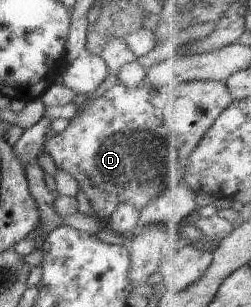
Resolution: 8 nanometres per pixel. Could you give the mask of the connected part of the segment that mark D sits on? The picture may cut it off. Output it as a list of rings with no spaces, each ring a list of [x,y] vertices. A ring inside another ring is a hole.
[[[112,81],[101,96],[77,106],[79,110],[69,119],[67,127],[45,140],[38,156],[41,152],[48,154],[56,169],[60,168],[76,180],[99,219],[106,221],[119,203],[134,205],[140,212],[164,187],[178,186],[184,182],[191,167],[192,155],[205,134],[217,122],[217,118],[233,102],[225,81],[186,81],[162,85],[151,91],[142,83],[134,88],[126,88],[123,84]]]

